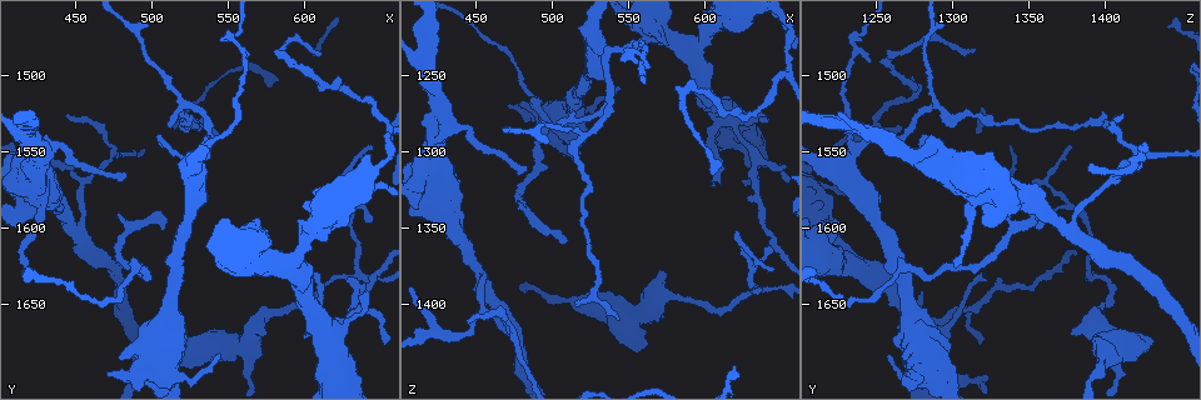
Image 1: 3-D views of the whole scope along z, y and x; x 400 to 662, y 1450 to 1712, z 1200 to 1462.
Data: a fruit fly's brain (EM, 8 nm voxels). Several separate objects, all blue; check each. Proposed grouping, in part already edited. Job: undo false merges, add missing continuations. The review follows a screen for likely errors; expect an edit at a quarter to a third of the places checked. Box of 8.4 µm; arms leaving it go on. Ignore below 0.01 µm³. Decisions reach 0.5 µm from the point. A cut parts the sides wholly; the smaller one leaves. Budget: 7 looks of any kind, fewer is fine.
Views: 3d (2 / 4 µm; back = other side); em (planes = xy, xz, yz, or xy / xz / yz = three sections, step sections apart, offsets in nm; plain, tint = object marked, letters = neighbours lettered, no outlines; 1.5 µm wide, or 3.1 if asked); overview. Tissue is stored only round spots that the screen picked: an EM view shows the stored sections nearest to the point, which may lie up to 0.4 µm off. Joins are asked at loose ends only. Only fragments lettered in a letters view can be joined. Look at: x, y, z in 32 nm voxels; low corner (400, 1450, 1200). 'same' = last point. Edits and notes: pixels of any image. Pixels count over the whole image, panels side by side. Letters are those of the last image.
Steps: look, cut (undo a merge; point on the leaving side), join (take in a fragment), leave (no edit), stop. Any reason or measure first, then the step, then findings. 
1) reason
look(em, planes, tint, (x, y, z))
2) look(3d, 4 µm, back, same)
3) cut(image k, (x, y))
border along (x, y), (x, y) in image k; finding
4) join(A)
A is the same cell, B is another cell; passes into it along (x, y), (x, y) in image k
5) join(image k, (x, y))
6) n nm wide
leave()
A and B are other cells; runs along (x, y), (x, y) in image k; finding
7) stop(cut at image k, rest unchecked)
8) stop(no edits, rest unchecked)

tapers out
look(3d, 2 µm, (604, 1634, 1320))

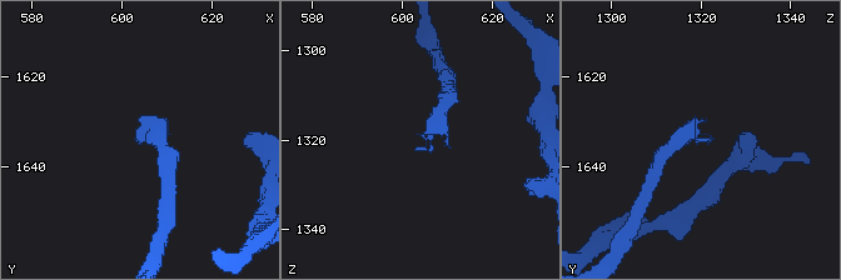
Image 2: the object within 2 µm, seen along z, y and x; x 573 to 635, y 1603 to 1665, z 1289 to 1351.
need the tissue
look(em, xz, step 8, letters, (604, 1633, 1322))

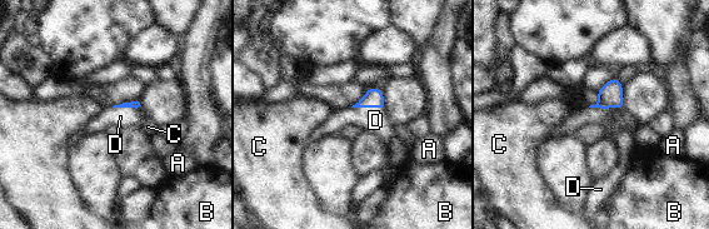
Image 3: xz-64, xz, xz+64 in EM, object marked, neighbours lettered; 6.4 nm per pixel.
join(D)
D is the same cell, A, B and C are other cells; passes into it along (373, 98), (368, 106), (375, 120) in image 3; it goes on there

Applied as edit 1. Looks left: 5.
redraw
look(overview)

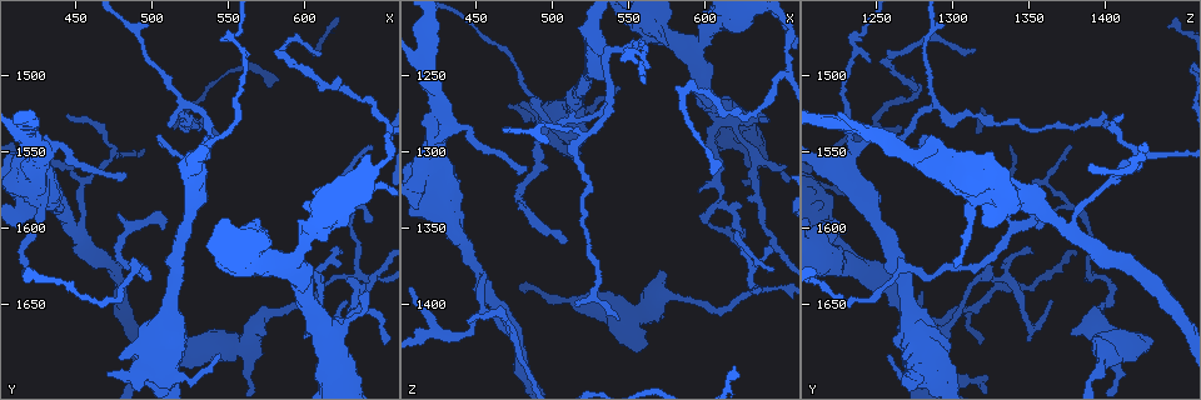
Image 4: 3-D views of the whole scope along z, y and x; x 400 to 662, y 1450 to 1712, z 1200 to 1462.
look(em, xz, step 8, plain, (642, 1640, 1280))

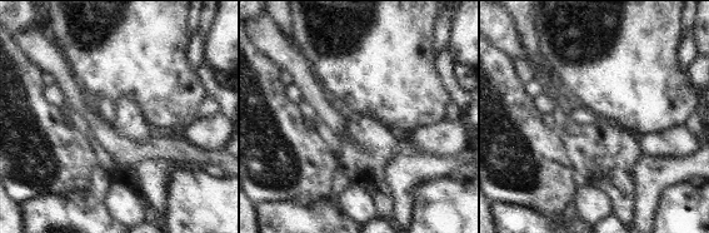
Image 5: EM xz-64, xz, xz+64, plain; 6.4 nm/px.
look(em, xz, step 8, letters, same)

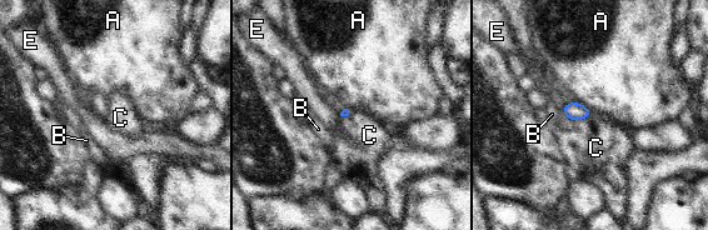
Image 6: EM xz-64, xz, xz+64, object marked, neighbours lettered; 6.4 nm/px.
leave()
A, B, C and E are other cells; none of them fits

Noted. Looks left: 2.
stop(join at image 3, rest unchecked)

